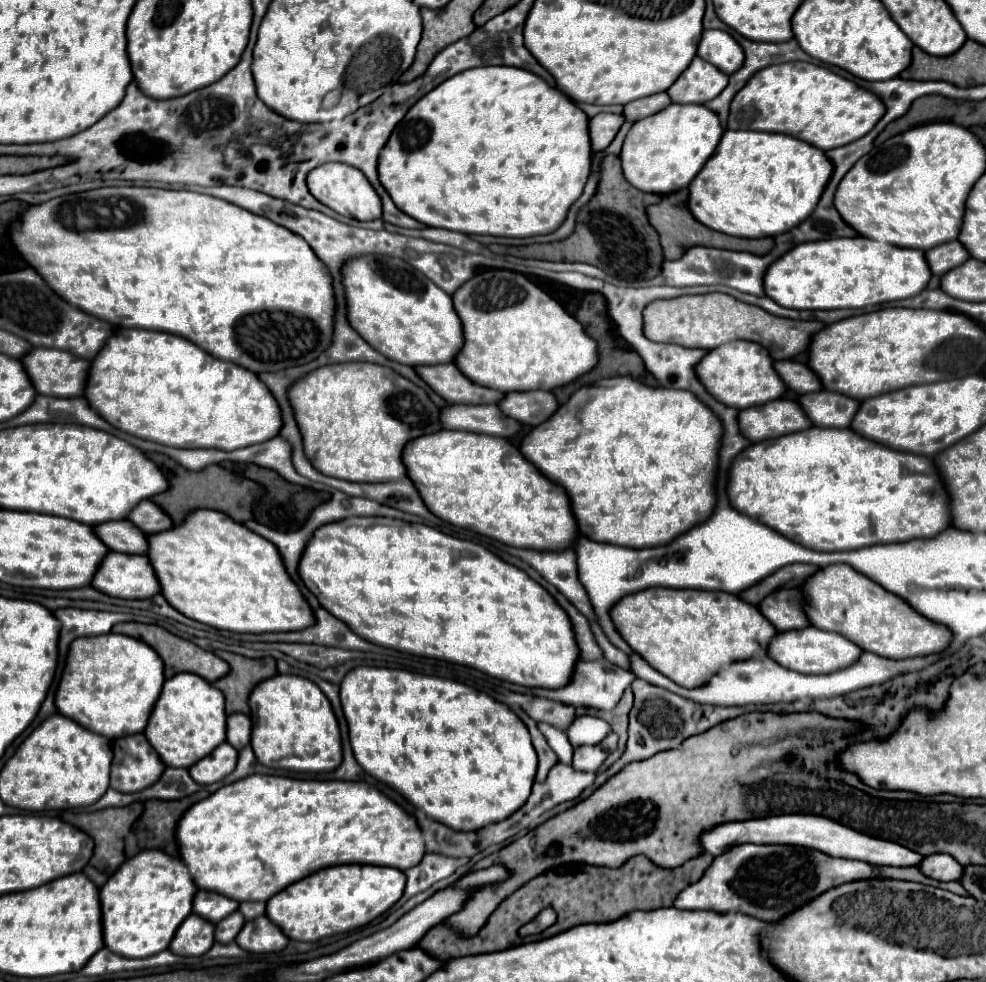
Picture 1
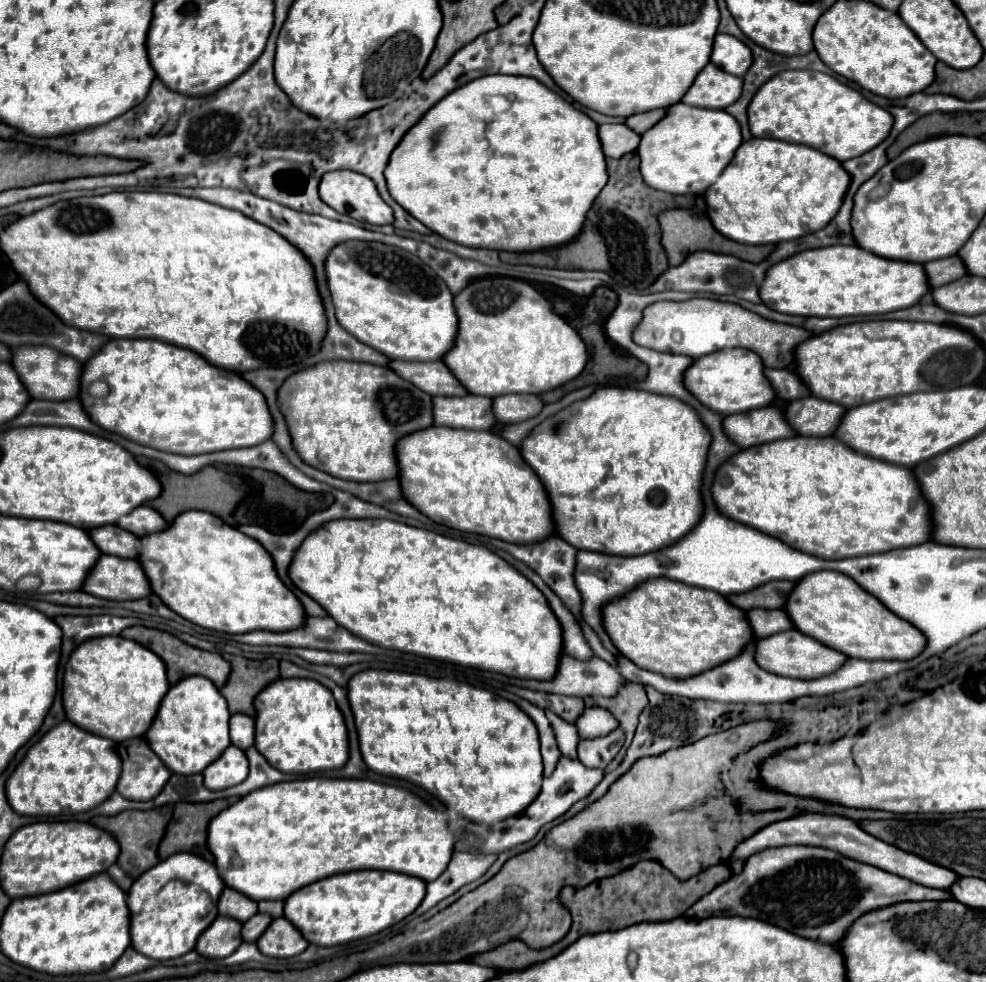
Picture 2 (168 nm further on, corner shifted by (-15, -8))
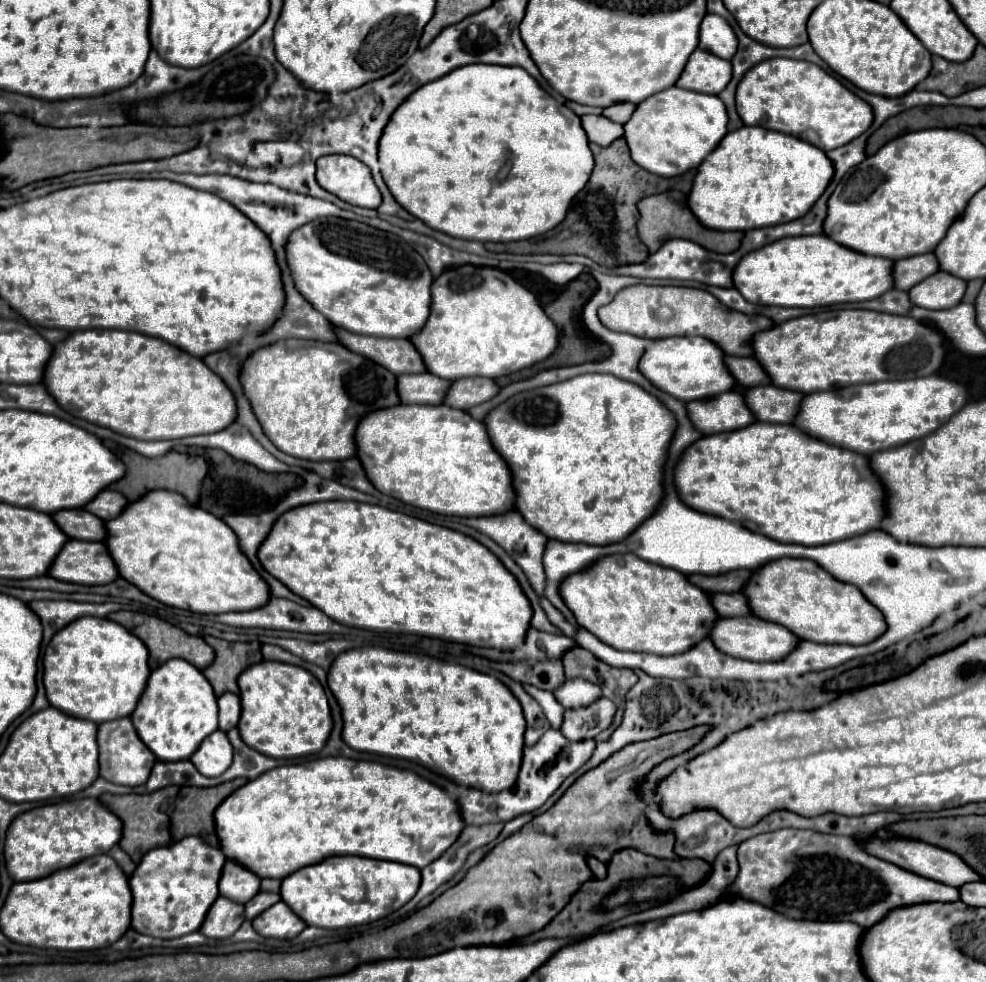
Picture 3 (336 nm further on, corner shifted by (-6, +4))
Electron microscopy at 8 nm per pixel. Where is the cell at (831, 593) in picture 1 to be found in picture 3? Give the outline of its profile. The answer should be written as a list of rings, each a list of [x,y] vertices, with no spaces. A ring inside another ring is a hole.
[[[782,557],[756,569],[742,593],[750,601],[750,607],[758,619],[778,623],[798,635],[798,639],[816,643],[848,643],[864,645],[880,637],[886,623],[878,609],[848,583],[840,583],[820,565],[810,559]]]

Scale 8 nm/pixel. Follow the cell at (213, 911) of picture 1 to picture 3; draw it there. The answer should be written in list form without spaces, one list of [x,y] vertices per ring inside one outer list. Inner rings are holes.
[[[228,859],[220,879],[220,895],[226,895],[232,901],[246,903],[260,891],[260,877],[242,867],[238,861]]]

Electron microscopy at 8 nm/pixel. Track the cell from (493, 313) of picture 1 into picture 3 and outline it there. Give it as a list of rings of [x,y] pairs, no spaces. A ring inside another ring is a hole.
[[[460,265],[446,269],[440,277],[432,281],[432,303],[426,325],[410,337],[422,361],[426,361],[426,371],[444,379],[460,379],[460,377],[500,377],[504,373],[512,373],[524,367],[530,367],[542,359],[546,359],[558,345],[558,329],[548,319],[544,309],[538,305],[536,297],[516,283],[508,273],[492,267],[476,267],[476,265]]]

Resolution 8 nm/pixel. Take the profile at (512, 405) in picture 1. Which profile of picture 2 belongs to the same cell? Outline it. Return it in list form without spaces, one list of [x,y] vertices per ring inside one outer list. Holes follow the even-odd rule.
[[[501,395],[493,399],[495,417],[499,423],[521,423],[541,413],[545,403],[537,395]]]

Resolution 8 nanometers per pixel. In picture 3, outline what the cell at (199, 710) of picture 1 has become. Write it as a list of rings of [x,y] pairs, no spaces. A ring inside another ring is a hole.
[[[168,659],[150,673],[138,707],[130,717],[140,739],[160,761],[188,759],[202,739],[218,729],[216,695],[206,677],[184,659]]]

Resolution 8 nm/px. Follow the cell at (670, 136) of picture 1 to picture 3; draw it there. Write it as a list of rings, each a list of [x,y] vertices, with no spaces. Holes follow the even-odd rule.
[[[668,87],[642,103],[624,125],[624,139],[630,147],[632,159],[650,173],[662,177],[676,177],[688,169],[696,169],[710,151],[726,135],[728,115],[724,103],[716,95]]]

